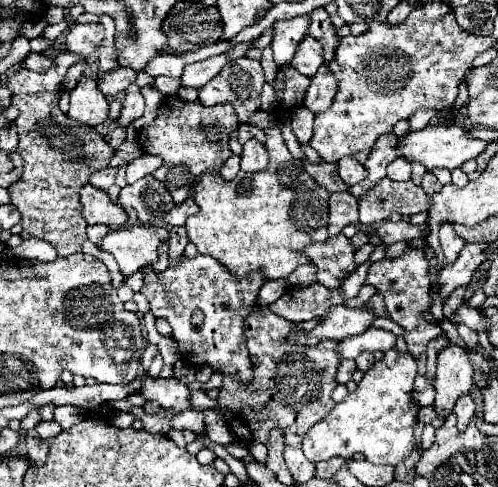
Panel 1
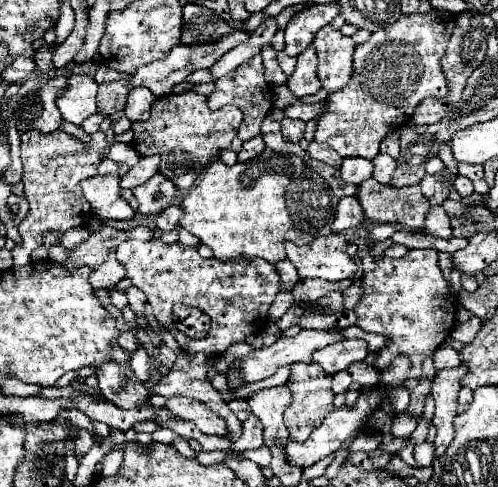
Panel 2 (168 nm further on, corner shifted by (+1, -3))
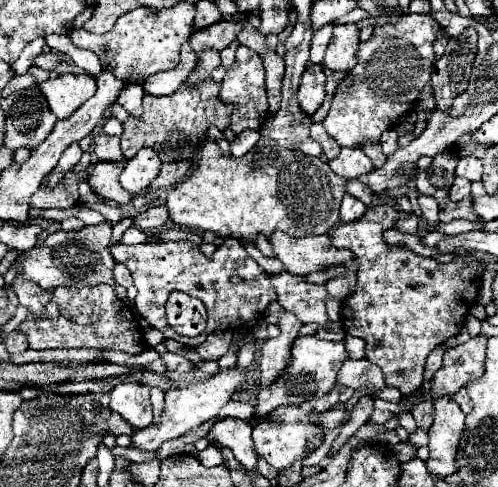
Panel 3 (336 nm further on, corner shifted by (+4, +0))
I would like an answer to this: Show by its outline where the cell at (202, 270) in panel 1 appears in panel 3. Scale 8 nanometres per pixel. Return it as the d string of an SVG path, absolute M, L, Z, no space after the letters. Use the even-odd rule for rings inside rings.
M224 239L214 251L212 259L206 259L200 247L192 241L170 241L170 243L138 243L138 245L112 245L112 257L126 265L134 277L138 289L136 309L150 323L150 327L172 339L188 339L176 335L164 315L164 303L172 291L184 291L192 297L204 301L208 309L208 327L204 335L216 331L218 327L244 327L248 323L260 321L266 309L276 301L276 289L272 287L272 277L246 253L246 247L238 239Z

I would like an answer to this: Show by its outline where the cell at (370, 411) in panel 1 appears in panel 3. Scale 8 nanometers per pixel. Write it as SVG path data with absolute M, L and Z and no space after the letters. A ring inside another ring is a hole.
M264 421L254 427L252 439L260 457L274 469L282 471L294 461L304 459L310 449L324 443L326 429L314 423L272 423Z

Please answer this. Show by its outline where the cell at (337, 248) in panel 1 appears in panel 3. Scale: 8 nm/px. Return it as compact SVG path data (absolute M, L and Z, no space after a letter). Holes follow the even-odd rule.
M274 231L270 243L276 257L286 265L288 273L300 277L324 271L334 265L346 265L354 259L352 251L336 249L328 235L310 235L296 239L282 231Z

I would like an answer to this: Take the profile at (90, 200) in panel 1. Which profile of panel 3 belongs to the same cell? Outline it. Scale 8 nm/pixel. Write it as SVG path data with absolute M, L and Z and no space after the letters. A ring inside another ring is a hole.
M96 163L96 167L92 169L92 173L88 177L90 189L102 201L108 201L114 205L128 205L132 201L132 193L128 193L126 189L120 187L120 183L118 183L120 171L122 171L122 167L118 163Z

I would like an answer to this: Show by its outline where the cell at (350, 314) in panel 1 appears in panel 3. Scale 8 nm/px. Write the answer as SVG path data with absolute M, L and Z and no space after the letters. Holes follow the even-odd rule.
M238 365L230 367L230 369L220 369L216 375L192 383L188 387L182 389L168 389L166 391L166 405L164 405L164 413L160 417L158 425L150 425L146 429L140 429L134 437L132 437L132 445L136 449L142 451L154 451L158 449L164 441L174 439L194 427L200 427L204 421L210 421L212 417L218 415L218 411L232 399L232 395L246 383L248 379L248 369L240 369Z

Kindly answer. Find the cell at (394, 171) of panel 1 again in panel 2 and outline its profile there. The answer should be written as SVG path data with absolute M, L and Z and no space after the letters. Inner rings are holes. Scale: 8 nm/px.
M377 154L377 156L375 156L375 160L373 160L373 164L375 164L373 178L375 178L377 182L387 184L387 182L391 180L391 174L393 174L393 172L395 172L395 168L397 168L395 160L393 160L389 154Z

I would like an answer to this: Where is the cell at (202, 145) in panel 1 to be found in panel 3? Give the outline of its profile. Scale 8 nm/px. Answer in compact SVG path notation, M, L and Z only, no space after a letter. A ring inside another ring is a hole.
M208 77L194 89L186 89L184 85L180 85L178 91L166 97L146 95L142 119L128 117L128 121L124 123L124 133L120 135L124 157L132 159L142 147L152 147L158 151L162 161L192 161L200 147L200 135L204 131L208 131L210 127L218 127L220 131L224 131L230 125L232 107L218 99L216 87L220 85Z

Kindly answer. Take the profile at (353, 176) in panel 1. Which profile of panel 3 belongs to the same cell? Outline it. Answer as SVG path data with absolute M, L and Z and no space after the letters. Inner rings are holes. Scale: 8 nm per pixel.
M342 149L336 159L328 161L328 165L336 175L344 179L356 179L374 169L372 161L364 155L364 151L356 151L356 149Z

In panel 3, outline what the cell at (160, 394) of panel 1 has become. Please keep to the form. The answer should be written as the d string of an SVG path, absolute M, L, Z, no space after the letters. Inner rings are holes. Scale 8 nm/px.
M220 419L214 423L211 431L207 434L206 439L212 444L215 441L222 446L230 448L234 456L244 467L250 471L256 469L256 449L252 443L252 427L246 421L240 419Z

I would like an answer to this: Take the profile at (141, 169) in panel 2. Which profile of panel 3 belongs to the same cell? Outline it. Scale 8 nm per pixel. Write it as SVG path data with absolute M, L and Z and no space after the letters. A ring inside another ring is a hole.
M150 147L140 149L126 163L126 167L122 169L122 173L120 173L120 185L126 191L130 191L132 195L138 195L158 175L160 165L162 165L162 161L158 159L158 153L156 151L152 151Z

